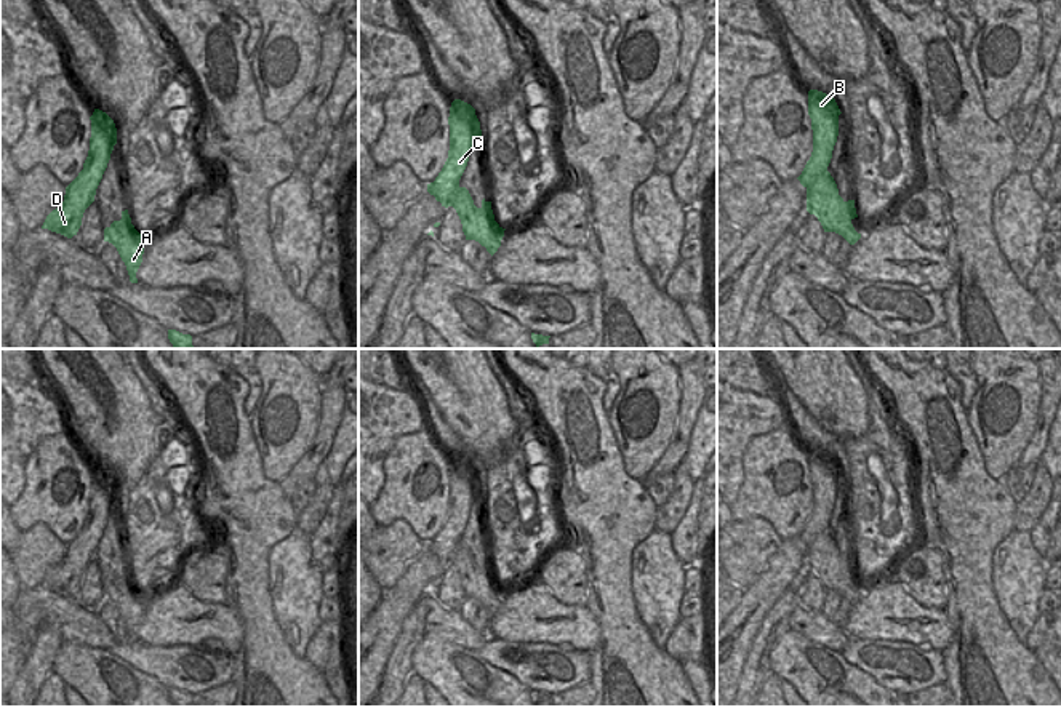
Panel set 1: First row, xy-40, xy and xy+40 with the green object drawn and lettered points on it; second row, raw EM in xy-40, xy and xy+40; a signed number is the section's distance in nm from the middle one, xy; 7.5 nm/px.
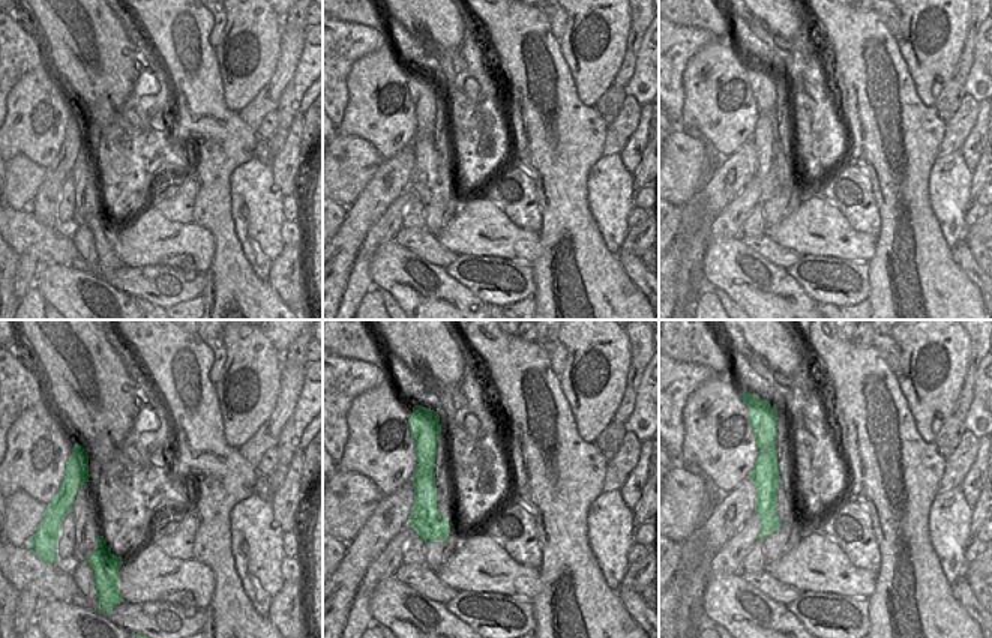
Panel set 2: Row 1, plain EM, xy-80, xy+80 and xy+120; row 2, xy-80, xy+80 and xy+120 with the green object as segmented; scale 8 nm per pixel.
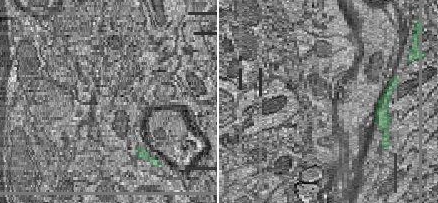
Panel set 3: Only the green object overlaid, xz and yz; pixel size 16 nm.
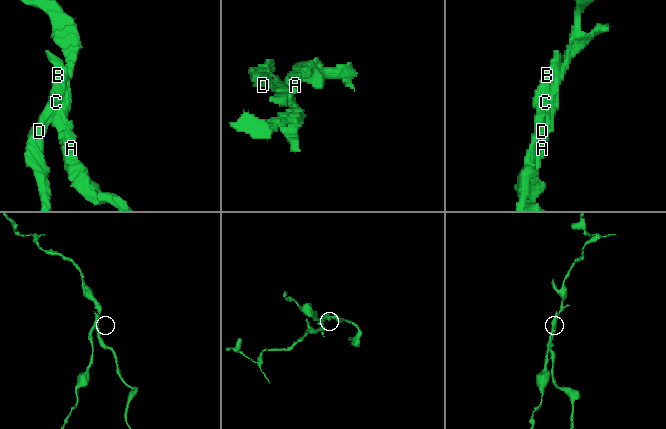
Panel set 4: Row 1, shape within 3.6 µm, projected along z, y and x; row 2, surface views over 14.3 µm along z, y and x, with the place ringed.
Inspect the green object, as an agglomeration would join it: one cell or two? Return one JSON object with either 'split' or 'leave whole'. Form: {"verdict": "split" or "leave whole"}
{"verdict": "split"}

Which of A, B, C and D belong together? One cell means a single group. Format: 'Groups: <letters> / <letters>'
Groups: A / B C D.

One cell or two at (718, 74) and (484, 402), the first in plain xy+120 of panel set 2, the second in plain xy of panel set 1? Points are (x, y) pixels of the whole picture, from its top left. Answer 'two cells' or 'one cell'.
two cells

